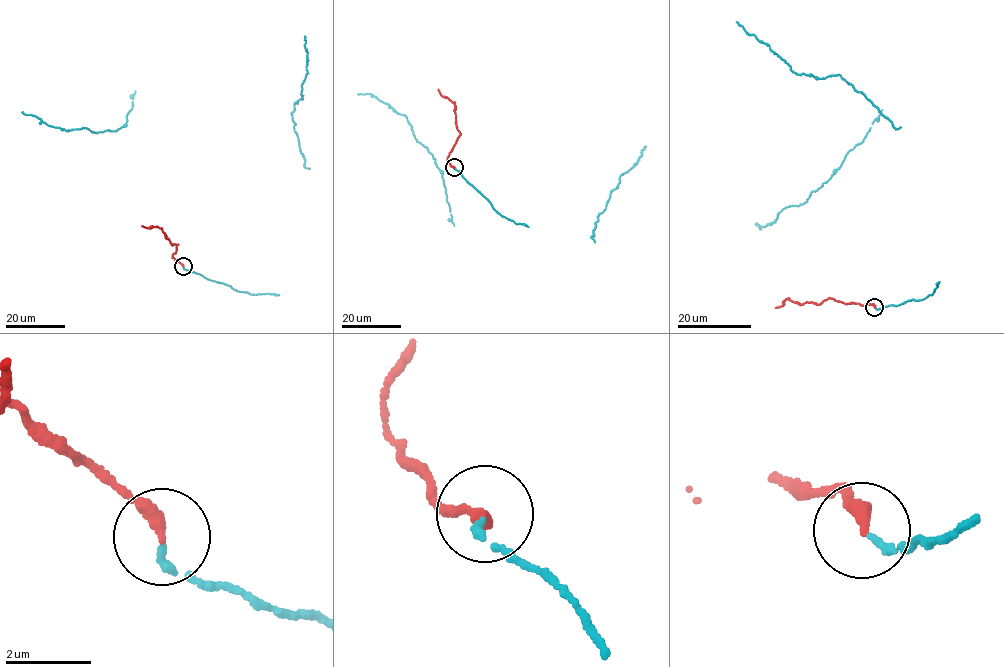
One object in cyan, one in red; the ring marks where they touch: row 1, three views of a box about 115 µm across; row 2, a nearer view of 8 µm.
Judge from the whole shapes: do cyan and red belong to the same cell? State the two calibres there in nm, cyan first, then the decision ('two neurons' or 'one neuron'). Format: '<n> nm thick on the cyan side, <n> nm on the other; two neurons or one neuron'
160 nm thick on the cyan side, 320 nm on the other; one neuron

